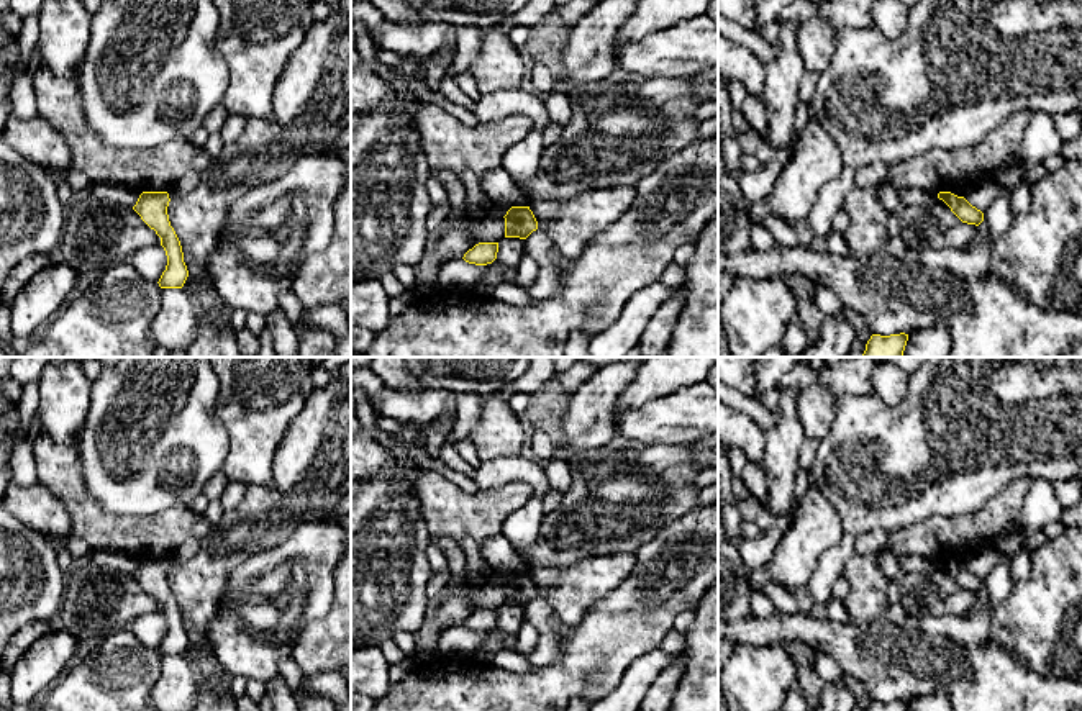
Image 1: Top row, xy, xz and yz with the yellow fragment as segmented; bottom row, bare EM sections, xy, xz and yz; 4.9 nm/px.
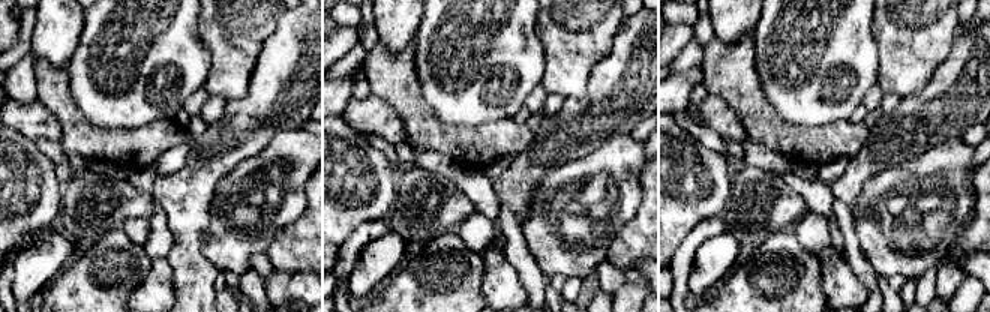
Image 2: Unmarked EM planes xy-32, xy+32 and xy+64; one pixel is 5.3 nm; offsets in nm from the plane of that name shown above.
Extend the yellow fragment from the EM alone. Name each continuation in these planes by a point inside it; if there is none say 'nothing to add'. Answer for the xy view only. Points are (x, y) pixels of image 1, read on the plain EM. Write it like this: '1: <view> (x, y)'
nothing to add

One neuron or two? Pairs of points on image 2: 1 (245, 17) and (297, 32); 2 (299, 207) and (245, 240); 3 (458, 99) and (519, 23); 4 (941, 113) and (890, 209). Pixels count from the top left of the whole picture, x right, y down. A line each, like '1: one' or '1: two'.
1: two
2: one
3: one
4: two

